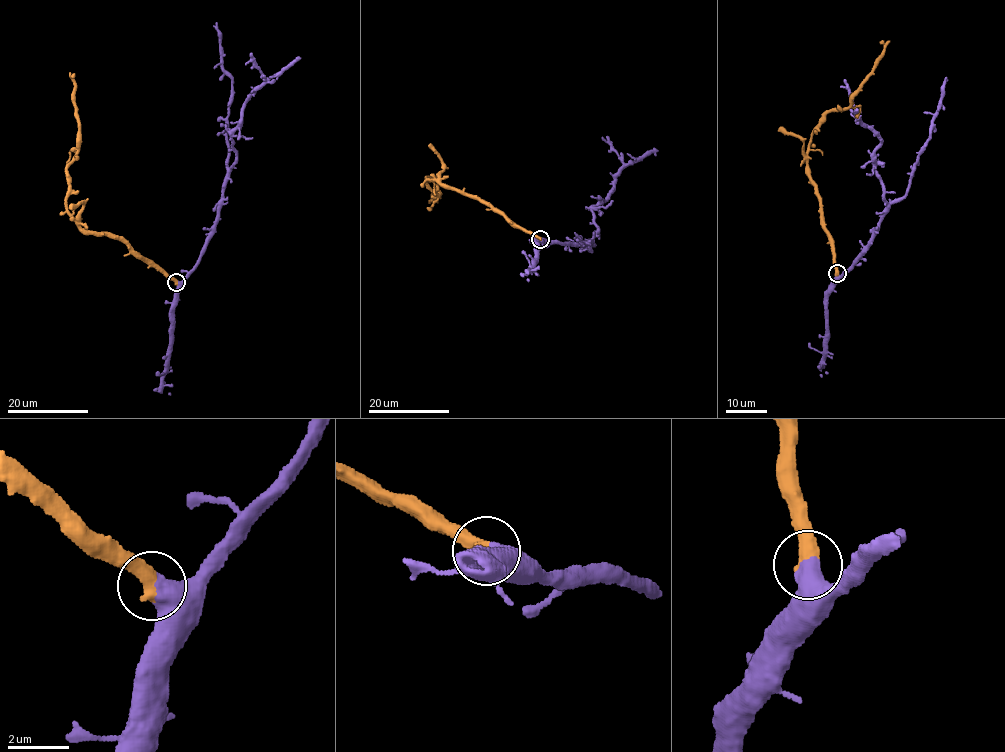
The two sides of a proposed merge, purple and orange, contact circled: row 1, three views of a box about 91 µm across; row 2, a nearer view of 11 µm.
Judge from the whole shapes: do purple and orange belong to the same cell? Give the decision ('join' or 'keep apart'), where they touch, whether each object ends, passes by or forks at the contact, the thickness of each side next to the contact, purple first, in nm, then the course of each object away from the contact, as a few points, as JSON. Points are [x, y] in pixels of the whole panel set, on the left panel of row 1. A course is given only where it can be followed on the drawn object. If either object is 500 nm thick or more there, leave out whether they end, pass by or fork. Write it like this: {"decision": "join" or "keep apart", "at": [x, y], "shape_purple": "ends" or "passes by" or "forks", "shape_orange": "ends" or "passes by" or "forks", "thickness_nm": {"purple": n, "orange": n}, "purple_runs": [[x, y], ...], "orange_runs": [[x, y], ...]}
{"decision": "keep apart", "at": [176, 282], "thickness_nm": {"purple": 700, "orange": 550}, "purple_runs": [[177, 282], [199, 258], [235, 159], [232, 133], [246, 99], [265, 81], [251, 53]], "orange_runs": [[176, 282], [124, 242], [88, 233], [67, 209], [66, 171], [78, 151], [74, 73]]}

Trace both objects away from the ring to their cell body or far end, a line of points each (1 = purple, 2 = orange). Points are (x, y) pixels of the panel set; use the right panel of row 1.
1: (836, 274), (852, 266), (870, 242), (887, 205), (876, 170), (875, 147), (881, 139), (856, 114), (845, 79)
2: (836, 273), (834, 241), (809, 175), (808, 147), (828, 112), (850, 106), (850, 95), (884, 48), (882, 40)

